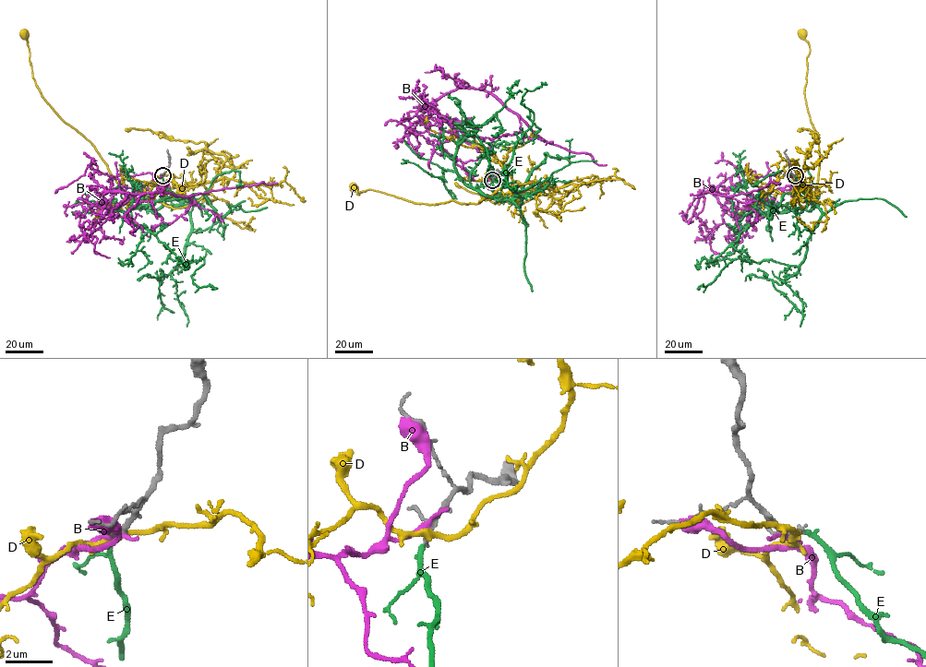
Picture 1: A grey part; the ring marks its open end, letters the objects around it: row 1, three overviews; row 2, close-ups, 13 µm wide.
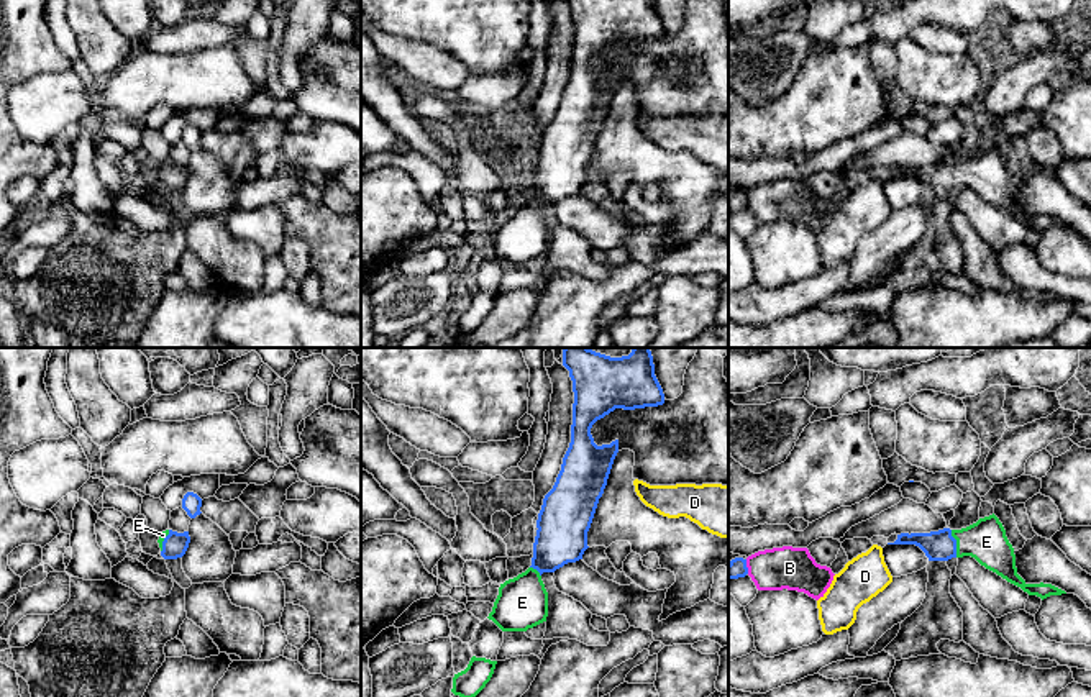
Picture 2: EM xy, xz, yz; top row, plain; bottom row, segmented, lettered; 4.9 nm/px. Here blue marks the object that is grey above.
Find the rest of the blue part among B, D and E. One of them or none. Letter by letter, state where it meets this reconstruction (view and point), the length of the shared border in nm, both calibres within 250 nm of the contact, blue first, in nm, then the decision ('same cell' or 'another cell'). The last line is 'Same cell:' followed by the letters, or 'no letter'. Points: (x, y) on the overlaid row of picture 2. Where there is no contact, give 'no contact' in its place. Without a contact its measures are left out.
B: meets blue in yz at (745, 566); contact 70 nm long; 90 nm thick on the blue side, 220 nm on the other; another cell
D: no contact; another cell
E: meets blue in yz at (955, 543); contact 140 nm long; 150 nm thick on the blue side, 200 nm on the other; same cell
Same cell: E

